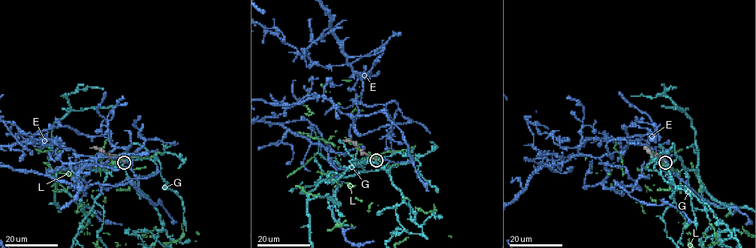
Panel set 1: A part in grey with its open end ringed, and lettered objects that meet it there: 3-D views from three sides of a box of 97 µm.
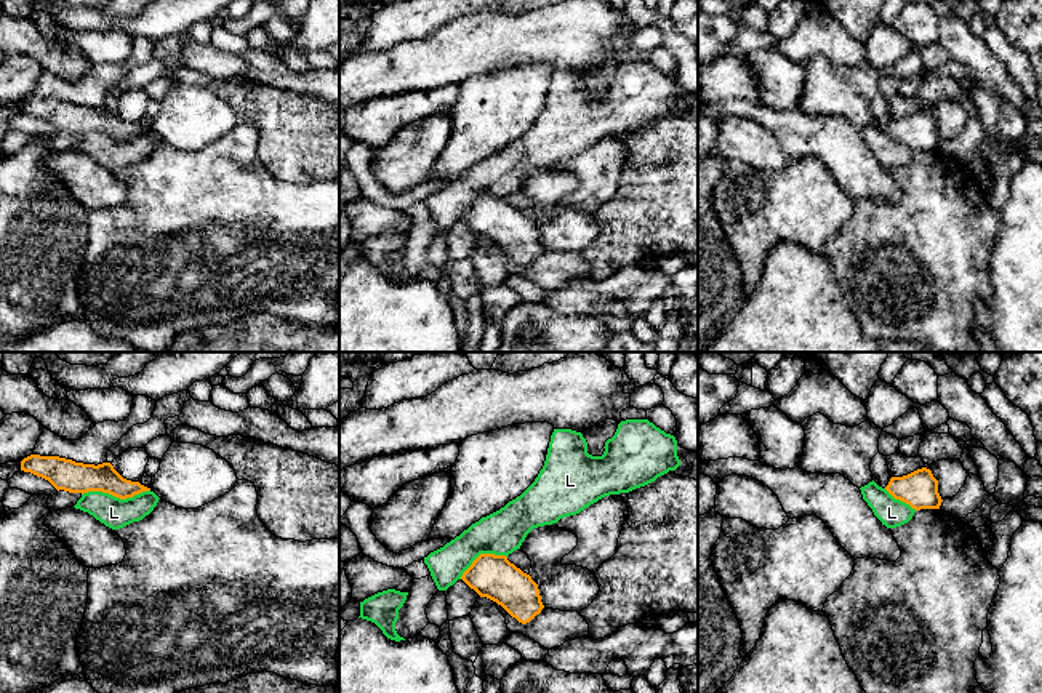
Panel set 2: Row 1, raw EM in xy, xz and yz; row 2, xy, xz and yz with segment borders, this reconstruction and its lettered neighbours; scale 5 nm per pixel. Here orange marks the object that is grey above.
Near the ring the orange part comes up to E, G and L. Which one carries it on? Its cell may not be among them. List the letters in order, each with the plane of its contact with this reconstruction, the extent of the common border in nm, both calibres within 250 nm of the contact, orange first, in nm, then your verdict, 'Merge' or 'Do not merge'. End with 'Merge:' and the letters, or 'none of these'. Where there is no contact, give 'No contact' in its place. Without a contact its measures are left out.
E: No contact. Do not merge
G: No contact. Do not merge
L: Touches orange in xy. Shared border 340 nm. Thickness 160 nm (orange) against 160 nm. Do not merge
Merge: none of these

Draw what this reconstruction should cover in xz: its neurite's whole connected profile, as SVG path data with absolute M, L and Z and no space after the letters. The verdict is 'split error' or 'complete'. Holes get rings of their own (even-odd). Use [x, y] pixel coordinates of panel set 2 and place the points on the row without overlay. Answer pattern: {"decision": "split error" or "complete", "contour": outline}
{"decision": "complete", "contour": "M480 195L461 221L522 266L530 264L544 250L538 226L506 197Z"}

